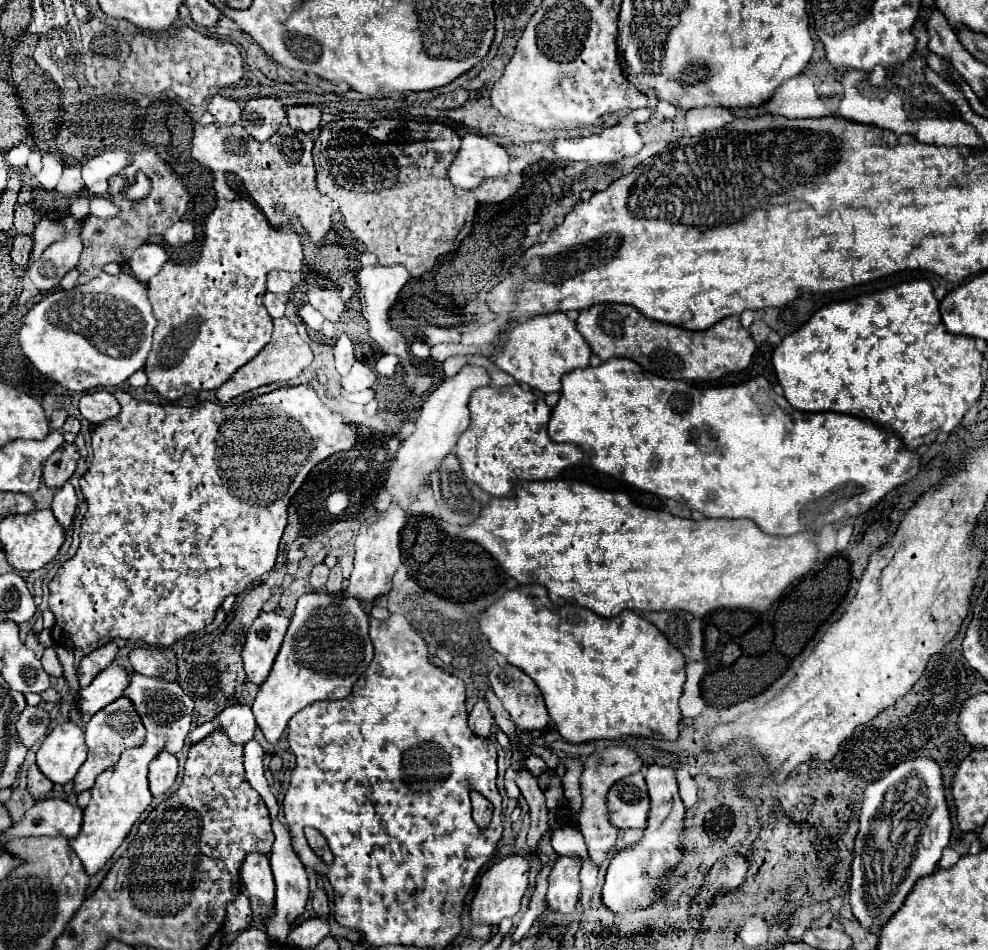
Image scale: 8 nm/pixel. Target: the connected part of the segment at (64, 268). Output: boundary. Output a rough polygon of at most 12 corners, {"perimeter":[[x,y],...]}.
{"perimeter":[[63,220],[63,238],[29,264],[29,278],[51,292],[83,250],[81,220]]}

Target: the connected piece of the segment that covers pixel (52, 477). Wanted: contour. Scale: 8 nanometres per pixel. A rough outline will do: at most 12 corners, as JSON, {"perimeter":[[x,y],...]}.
{"perimeter":[[63,444],[43,466],[43,484],[61,488],[75,472],[79,450]]}

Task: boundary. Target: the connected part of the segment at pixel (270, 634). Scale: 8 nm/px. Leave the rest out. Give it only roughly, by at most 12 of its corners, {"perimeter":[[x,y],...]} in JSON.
{"perimeter":[[261,612],[249,626],[241,658],[247,678],[263,684],[289,618]]}

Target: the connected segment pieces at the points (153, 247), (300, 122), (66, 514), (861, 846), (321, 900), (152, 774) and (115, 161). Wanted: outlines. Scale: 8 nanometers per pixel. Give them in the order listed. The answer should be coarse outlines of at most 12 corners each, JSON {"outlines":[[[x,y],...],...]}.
{"outlines":[[[141,244],[129,258],[129,268],[149,282],[167,262],[157,244]],[[287,106],[289,126],[313,132],[321,120],[315,106]],[[61,488],[51,510],[65,534],[77,510],[75,488]],[[931,758],[865,788],[849,884],[879,934],[937,870],[951,818]],[[323,888],[311,894],[317,916],[329,916],[329,900]],[[159,752],[149,764],[149,788],[163,796],[177,778],[177,758]],[[103,152],[83,164],[85,188],[107,196],[109,178],[129,164],[125,154]]]}

